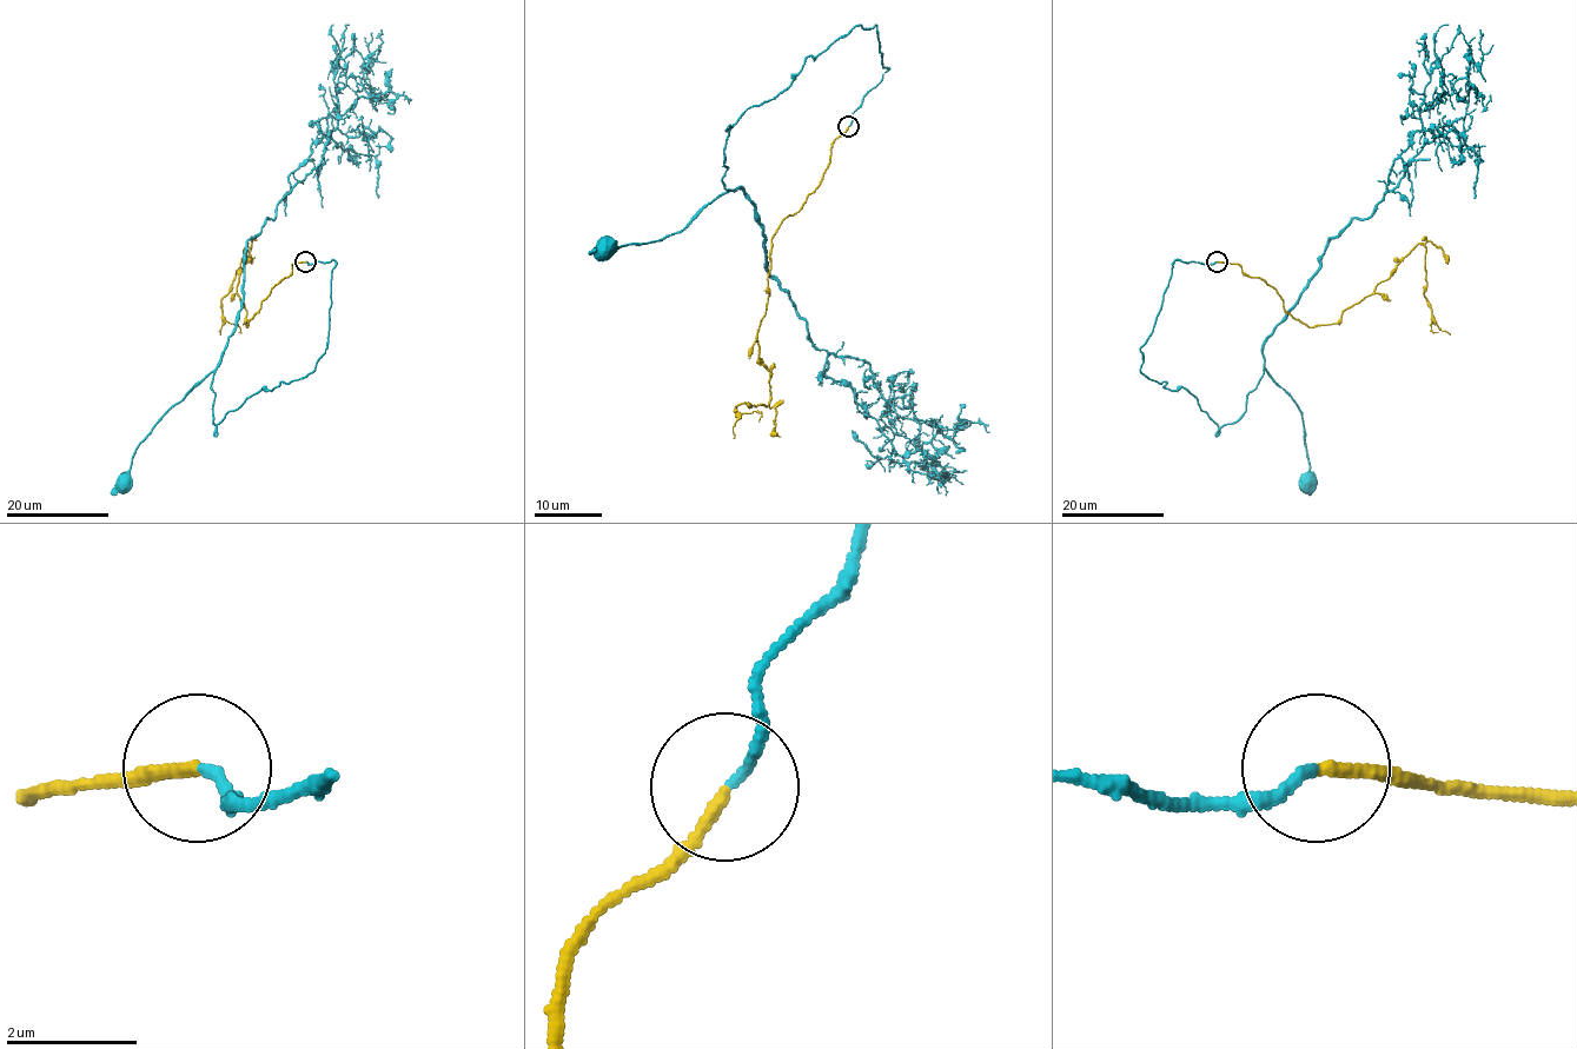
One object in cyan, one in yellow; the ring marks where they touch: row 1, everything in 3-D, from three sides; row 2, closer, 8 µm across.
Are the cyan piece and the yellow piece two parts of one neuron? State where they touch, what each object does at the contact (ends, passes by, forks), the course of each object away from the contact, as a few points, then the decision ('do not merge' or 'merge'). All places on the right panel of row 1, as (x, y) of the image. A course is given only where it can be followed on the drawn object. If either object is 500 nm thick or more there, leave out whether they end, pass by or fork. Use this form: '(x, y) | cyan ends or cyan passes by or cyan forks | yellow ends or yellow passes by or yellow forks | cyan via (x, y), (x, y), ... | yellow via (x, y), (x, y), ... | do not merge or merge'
(1217, 261) | cyan ends | yellow ends | cyan via (1216, 261), (1174, 263), (1140, 372), (1185, 389), (1219, 426), (1243, 413), (1265, 372), (1301, 413), (1307, 478) | yellow via (1216, 261), (1263, 279), (1310, 327), (1336, 324), (1422, 243), (1424, 297), (1438, 332) | merge

